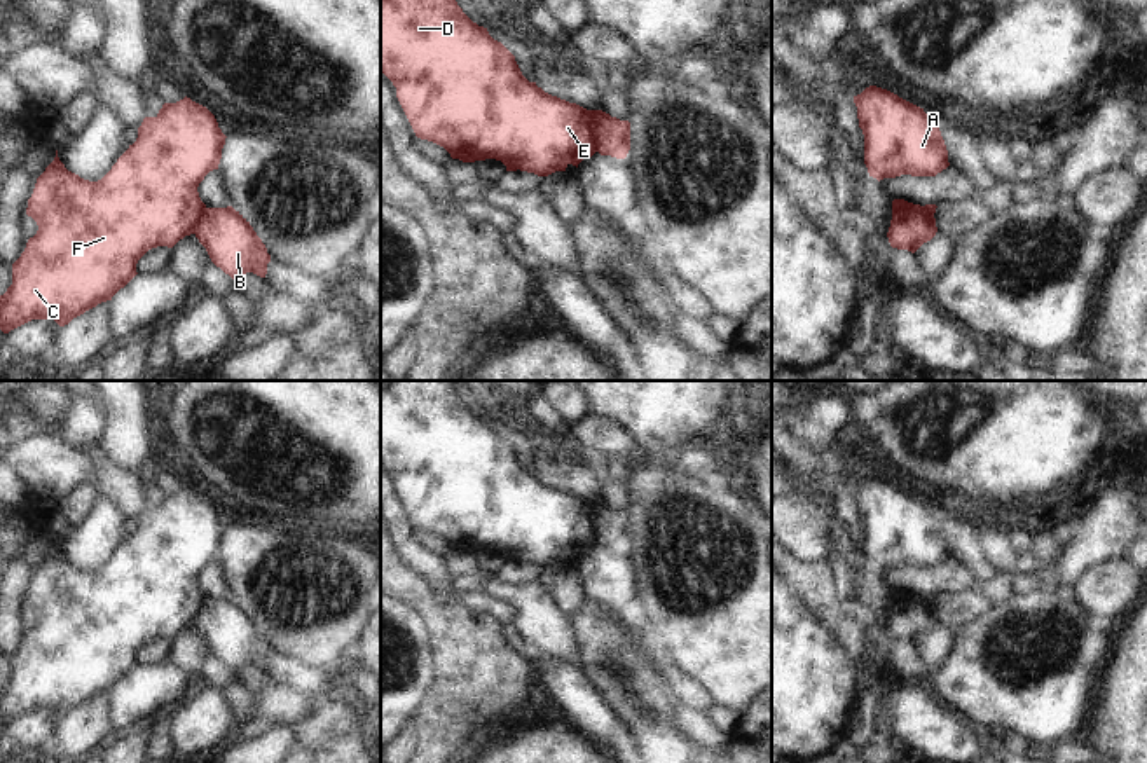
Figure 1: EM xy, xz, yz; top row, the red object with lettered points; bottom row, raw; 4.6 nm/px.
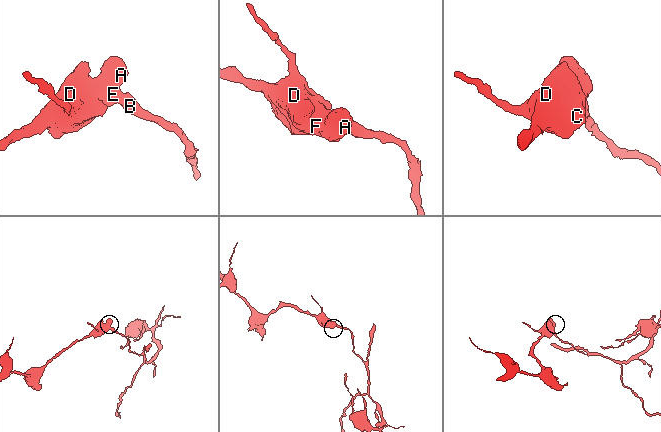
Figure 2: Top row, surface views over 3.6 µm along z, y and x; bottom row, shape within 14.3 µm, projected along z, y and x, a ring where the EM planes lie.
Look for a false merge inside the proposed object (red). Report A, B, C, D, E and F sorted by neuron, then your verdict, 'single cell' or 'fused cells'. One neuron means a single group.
A C D E F / B | fused cells

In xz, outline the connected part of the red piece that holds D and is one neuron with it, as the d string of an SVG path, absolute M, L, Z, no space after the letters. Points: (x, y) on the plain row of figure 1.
M393 381L389 388L381 388L381 463L396 478L396 489L416 527L443 538L452 550L496 550L506 562L548 567L566 562L569 555L578 559L597 543L597 501L552 487L529 473L515 447L463 403L452 381Z

